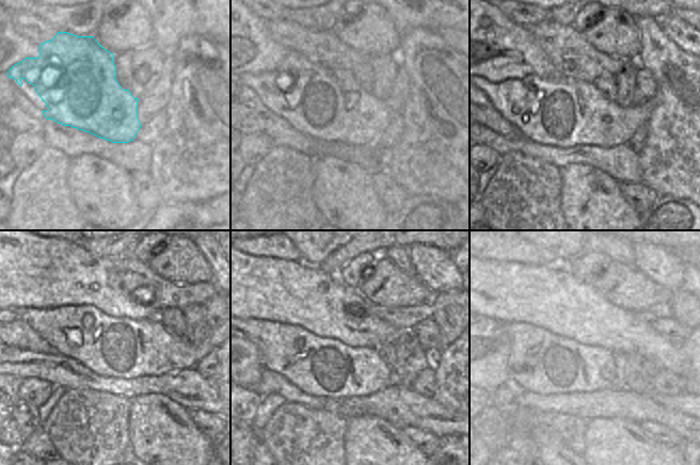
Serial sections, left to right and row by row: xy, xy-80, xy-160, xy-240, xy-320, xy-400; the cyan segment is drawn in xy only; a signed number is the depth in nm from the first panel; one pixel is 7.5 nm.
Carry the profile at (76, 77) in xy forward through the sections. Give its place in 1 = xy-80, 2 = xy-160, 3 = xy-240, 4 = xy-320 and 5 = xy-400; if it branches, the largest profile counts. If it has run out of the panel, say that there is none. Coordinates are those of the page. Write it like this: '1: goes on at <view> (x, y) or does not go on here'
1: goes on at xy-80 (327, 103)
2: goes on at xy-160 (566, 112)
3: goes on at xy-240 (85, 362)
4: goes on at xy-320 (325, 367)
5: goes on at xy-400 (559, 368)

